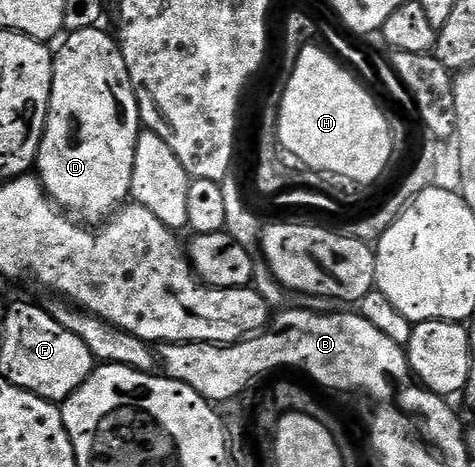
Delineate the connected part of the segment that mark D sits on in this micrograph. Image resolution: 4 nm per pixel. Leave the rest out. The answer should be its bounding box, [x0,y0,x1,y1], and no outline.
[35,26,142,225]

